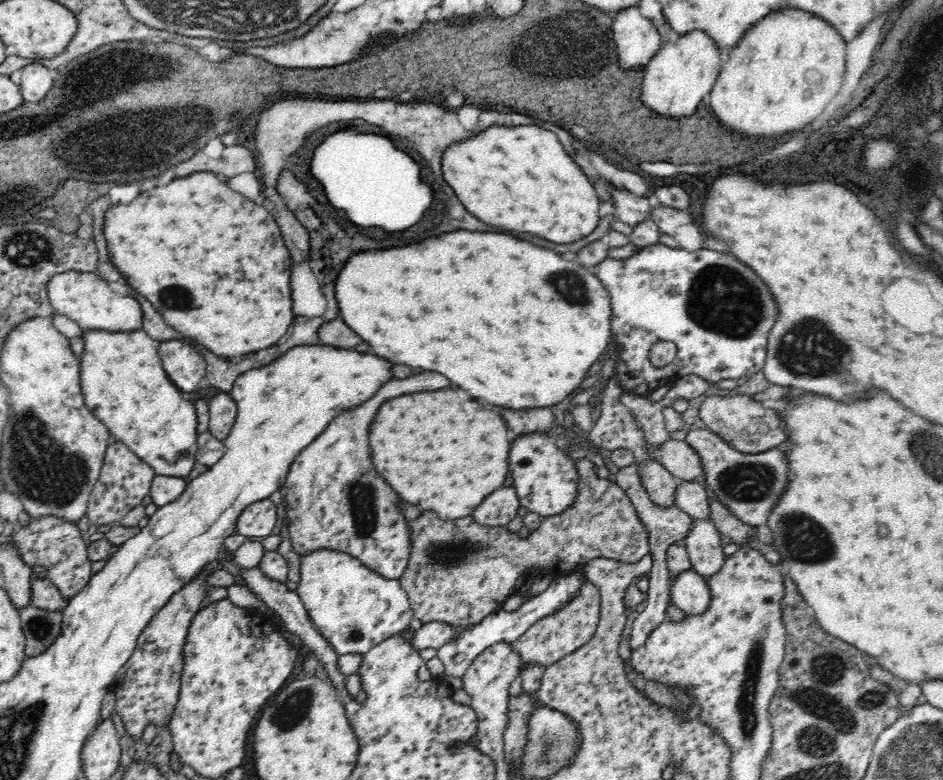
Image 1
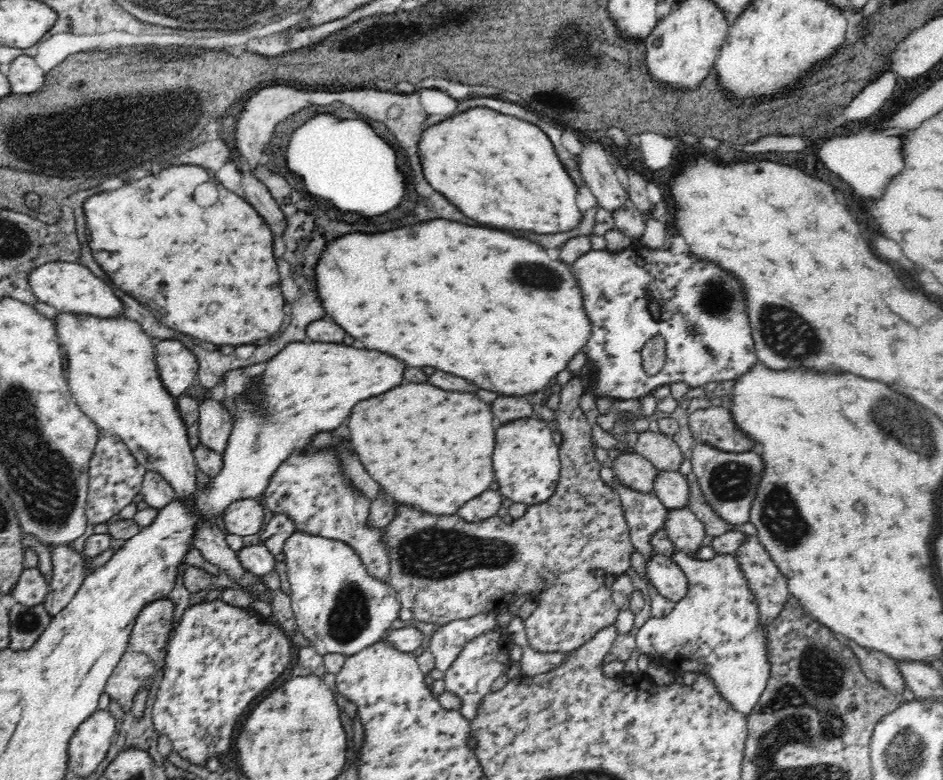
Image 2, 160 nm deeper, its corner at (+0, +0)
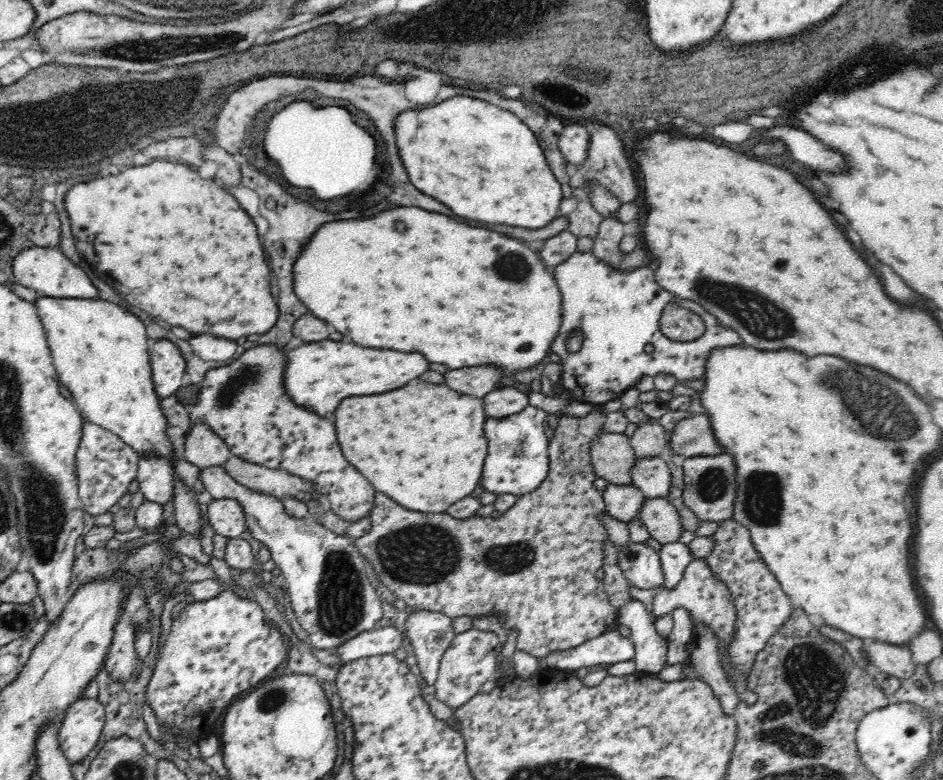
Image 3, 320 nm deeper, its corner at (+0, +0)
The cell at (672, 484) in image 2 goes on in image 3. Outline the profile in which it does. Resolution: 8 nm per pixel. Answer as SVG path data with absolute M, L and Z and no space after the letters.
M636 456L630 470L631 485L638 488L645 498L665 498L670 489L670 470L658 456Z

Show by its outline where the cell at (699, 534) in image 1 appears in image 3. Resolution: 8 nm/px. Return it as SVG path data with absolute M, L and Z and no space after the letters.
M645 498L636 519L646 528L652 540L664 545L682 536L681 515L665 498Z

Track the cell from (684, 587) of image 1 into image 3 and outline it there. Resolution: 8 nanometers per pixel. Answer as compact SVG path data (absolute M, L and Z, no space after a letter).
M629 541L627 547L616 546L616 563L630 586L662 588L664 571L655 549L644 543Z

